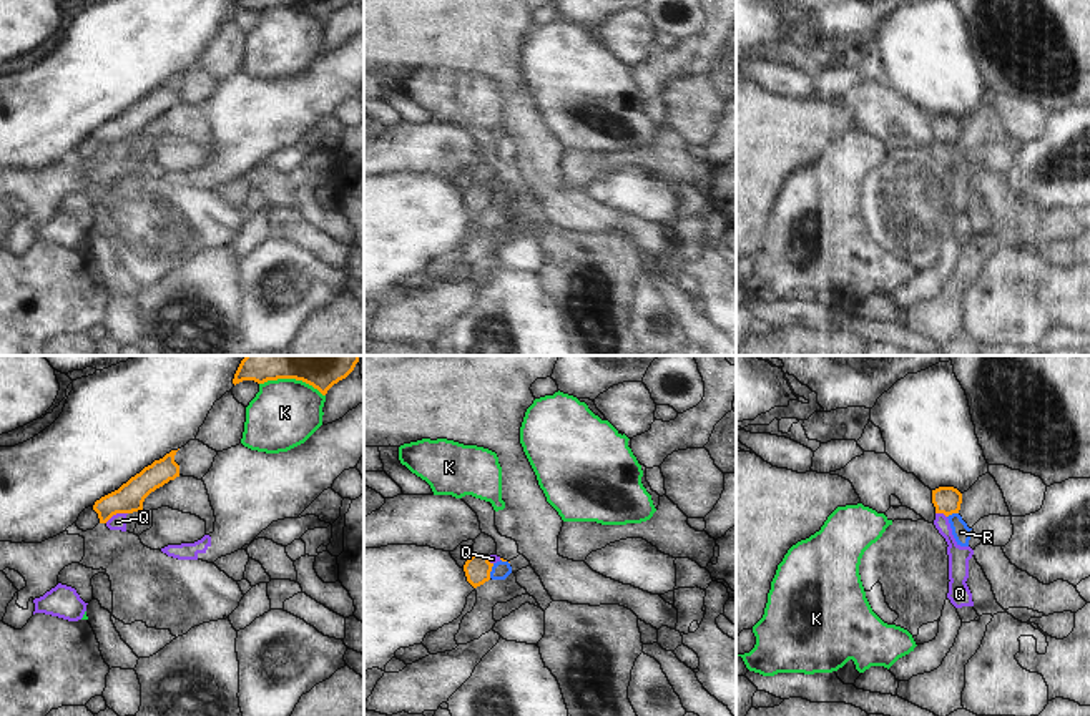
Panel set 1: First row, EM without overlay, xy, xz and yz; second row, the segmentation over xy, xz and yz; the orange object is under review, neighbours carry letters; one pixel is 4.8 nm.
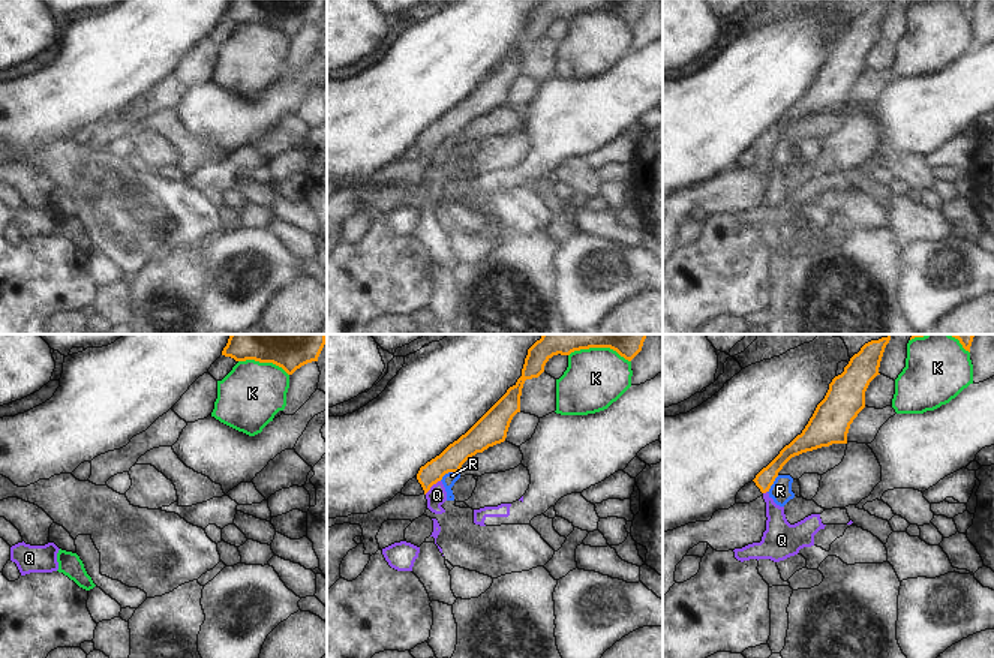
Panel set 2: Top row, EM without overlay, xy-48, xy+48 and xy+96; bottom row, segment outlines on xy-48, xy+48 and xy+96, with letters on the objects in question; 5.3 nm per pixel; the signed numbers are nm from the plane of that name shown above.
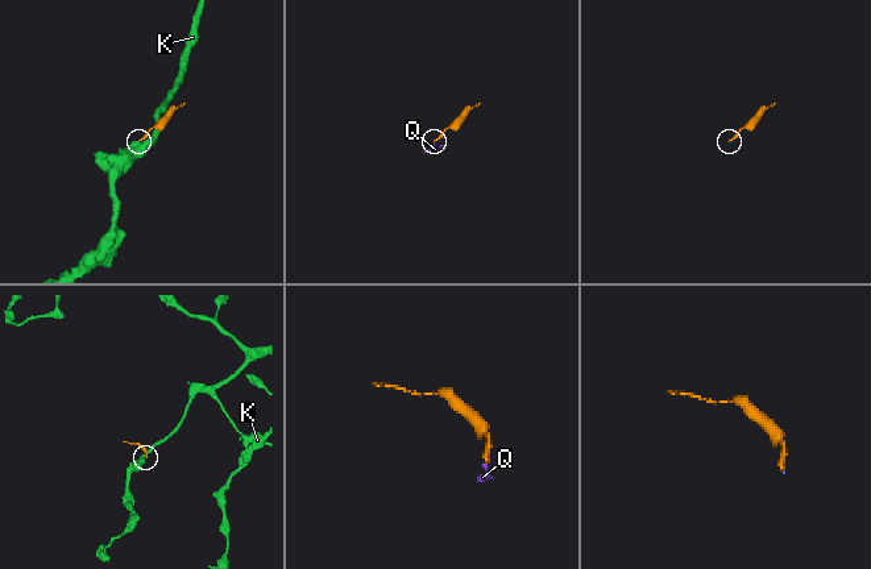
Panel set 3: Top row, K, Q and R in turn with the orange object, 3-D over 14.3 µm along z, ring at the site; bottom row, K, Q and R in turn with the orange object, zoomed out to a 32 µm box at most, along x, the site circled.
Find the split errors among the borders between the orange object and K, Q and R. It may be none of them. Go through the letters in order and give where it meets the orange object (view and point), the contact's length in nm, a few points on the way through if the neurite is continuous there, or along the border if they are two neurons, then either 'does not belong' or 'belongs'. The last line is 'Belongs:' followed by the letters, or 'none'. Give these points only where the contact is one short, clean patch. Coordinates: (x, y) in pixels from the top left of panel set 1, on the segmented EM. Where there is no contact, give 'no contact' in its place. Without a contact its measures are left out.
K: meets orange in xy at (293, 377); contact 320 nm long; does not belong
Q: meets orange in xy at (115, 514); contact 120 nm long; border along xy (127, 512), (117, 512), (105, 522); does not belong
R: meets orange in xz at (490, 570); contact 80 nm long; runs through xz (477, 568), (490, 570), (500, 570); belongs
Belongs: R

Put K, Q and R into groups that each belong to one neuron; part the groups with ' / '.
K / Q / R

